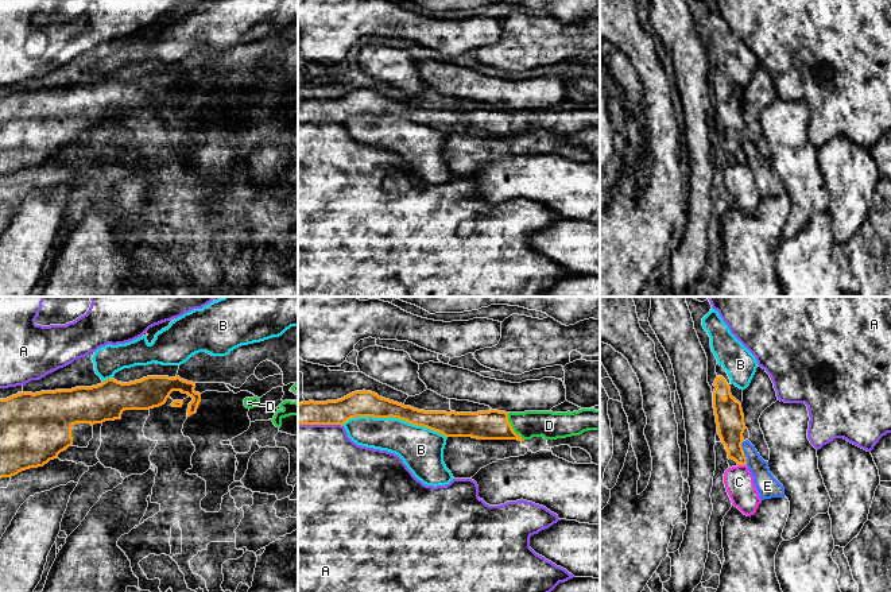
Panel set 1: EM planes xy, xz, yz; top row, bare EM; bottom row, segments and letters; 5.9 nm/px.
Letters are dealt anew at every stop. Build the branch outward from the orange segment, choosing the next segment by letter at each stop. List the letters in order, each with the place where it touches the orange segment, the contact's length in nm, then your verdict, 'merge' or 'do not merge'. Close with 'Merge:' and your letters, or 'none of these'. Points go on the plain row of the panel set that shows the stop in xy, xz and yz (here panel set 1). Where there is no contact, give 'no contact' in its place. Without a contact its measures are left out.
A: meets orange in xz at (320, 122); contact 260 nm long; do not merge
B: meets orange in xz at (394, 115); contact 650 nm long; do not merge
C: meets orange in yz at (742, 162); contact 60 nm long; do not merge
D: meets orange in xz at (511, 124); contact 190 nm long; merge
E: meets orange in yz at (743, 150); contact 150 nm long; do not merge
Merge: D

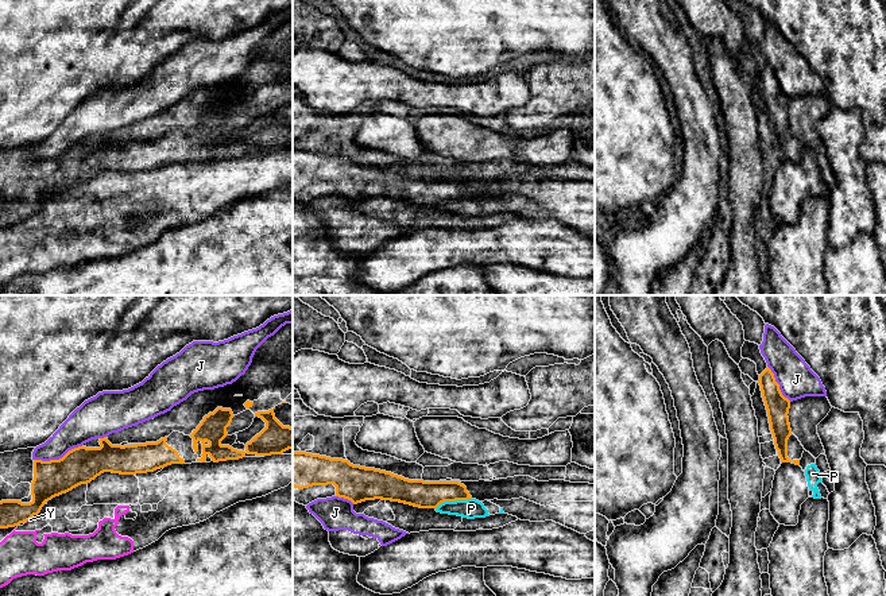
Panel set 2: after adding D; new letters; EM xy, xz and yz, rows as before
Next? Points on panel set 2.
J: meets orange in xy at (57, 158); contact 300 nm long; do not merge
P: meets orange in xz at (453, 198); contact 220 nm long; do not merge
Y: meets orange in xy at (27, 217); contact 40 nm long; do not merge
Merge: none of these

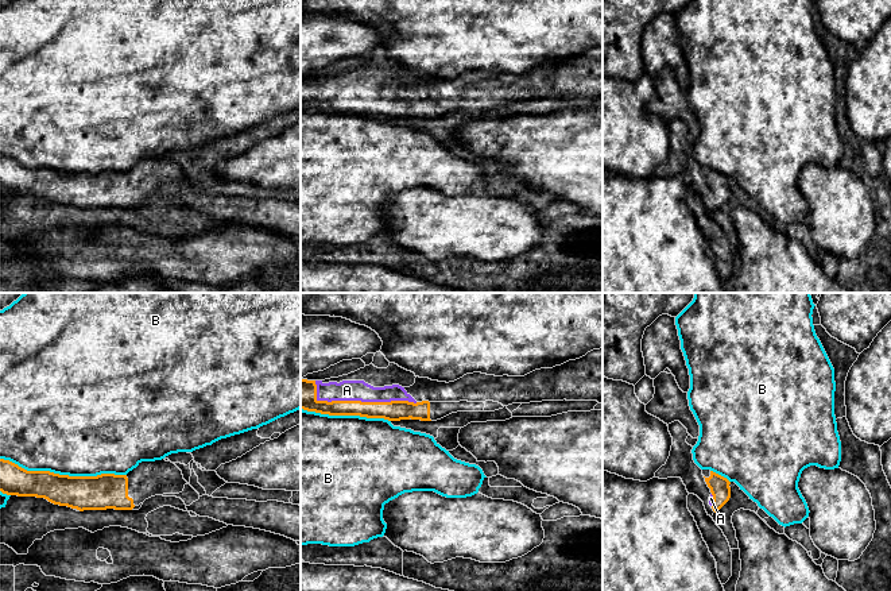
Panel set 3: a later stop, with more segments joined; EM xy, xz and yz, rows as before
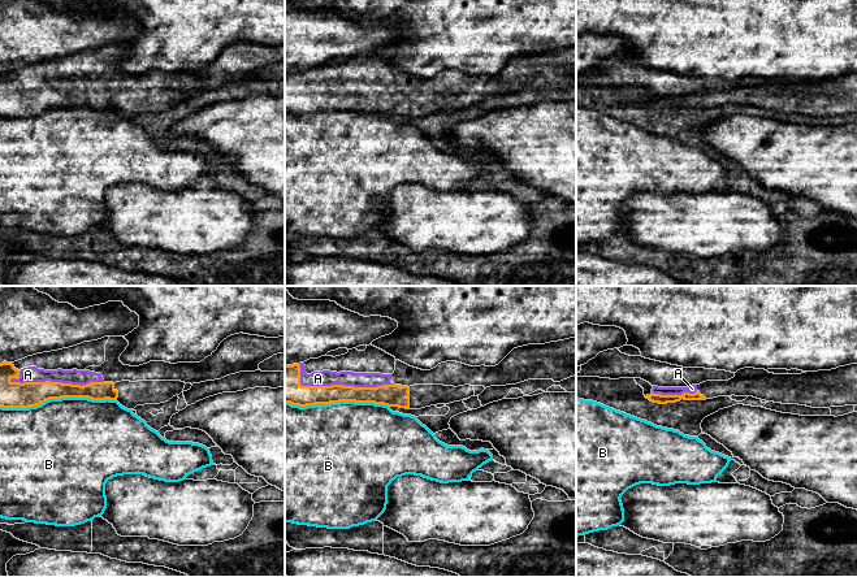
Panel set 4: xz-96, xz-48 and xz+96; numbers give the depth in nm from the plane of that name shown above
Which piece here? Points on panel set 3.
A: meets orange in xz at (359, 99); contact 650 nm long; merge
B: meets orange in xy at (64, 173); contact 750 nm long; do not merge
Merge: A

